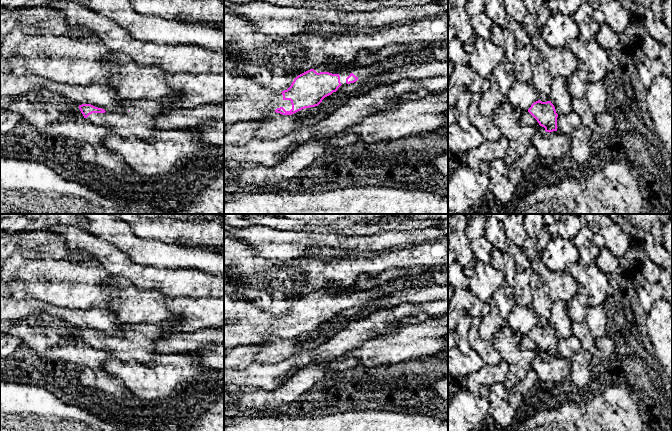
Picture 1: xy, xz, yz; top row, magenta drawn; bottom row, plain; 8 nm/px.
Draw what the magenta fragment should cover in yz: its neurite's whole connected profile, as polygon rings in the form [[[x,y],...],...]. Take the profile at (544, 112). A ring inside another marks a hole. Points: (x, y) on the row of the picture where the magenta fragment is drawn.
[[[538,100],[527,111],[522,112],[521,123],[523,126],[550,133],[557,131],[557,117],[558,114],[551,101]]]

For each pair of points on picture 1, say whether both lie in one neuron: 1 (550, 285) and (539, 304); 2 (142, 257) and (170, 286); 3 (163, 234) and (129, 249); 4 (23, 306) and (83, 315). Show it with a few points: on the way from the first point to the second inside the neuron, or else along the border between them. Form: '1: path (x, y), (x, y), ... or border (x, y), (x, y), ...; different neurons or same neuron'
1: border (535, 272), (540, 278), (544, 292), (553, 301); different neurons
2: border (129, 258), (143, 265), (174, 269); different neurons
3: border (132, 232), (144, 239), (162, 240), (173, 244); different neurons
4: path (38, 306), (68, 315); same neuron

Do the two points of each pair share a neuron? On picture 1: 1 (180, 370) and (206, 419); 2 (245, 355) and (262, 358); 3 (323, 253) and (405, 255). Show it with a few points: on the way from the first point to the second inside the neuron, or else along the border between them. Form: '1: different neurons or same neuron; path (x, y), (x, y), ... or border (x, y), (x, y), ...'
1: different neurons; border (207, 370), (202, 375), (191, 378), (167, 396)
2: different neurons; border (260, 344), (261, 350), (253, 362)
3: different neurons; border (390, 250), (381, 255), (361, 257)

